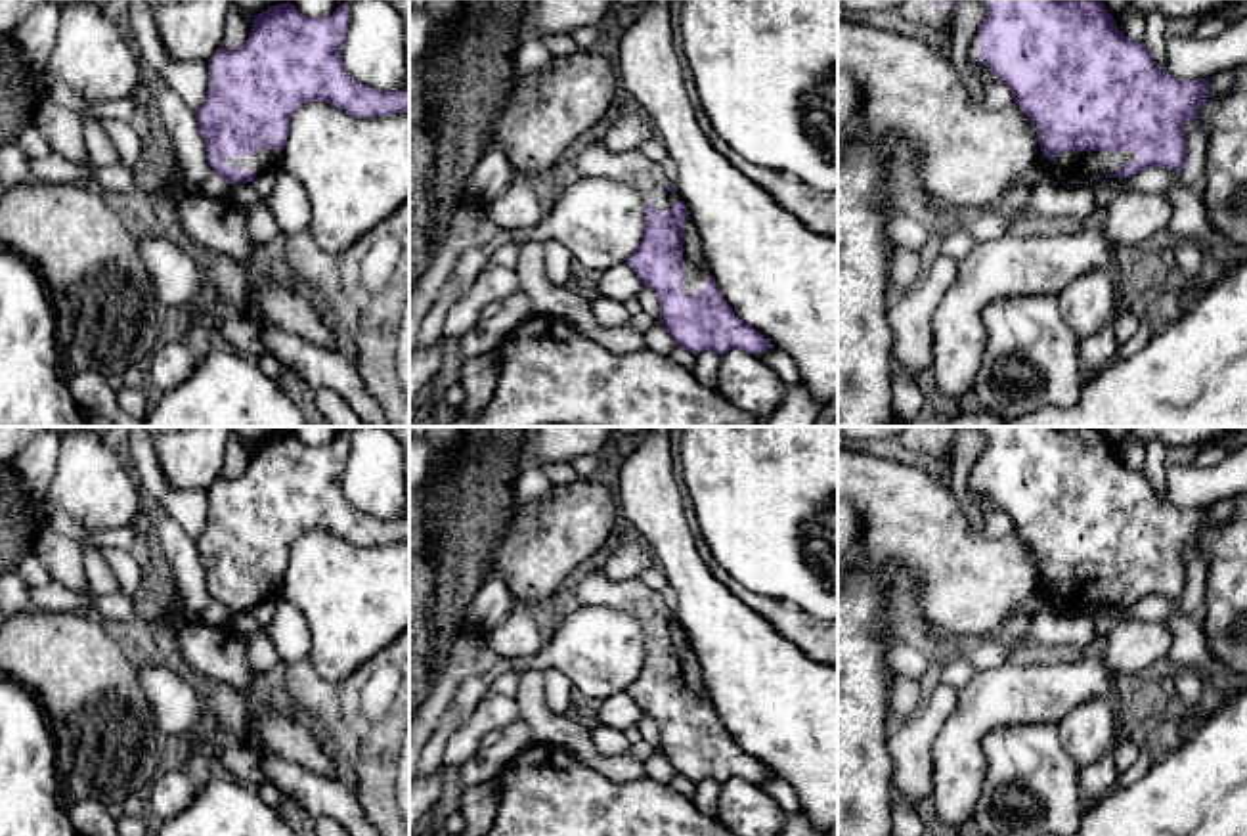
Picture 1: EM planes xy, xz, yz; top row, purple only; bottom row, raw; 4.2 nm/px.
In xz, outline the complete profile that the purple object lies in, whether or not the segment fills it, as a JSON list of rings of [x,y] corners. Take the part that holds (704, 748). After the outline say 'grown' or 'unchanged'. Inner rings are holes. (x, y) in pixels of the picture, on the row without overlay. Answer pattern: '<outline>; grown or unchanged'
[[[602,570],[576,587],[578,605],[608,606],[635,616],[646,635],[646,658],[627,694],[652,715],[660,750],[677,775],[700,782],[742,777],[761,784],[771,769],[744,752],[710,702],[694,649],[675,612],[641,580],[610,580]]]; grown

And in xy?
[[[145,427],[145,430],[170,488],[208,492],[207,532],[195,545],[208,593],[233,614],[254,610],[258,603],[279,595],[291,547],[308,530],[327,530],[360,547],[409,541],[405,518],[367,517],[346,501],[342,492],[350,451],[346,432],[325,446],[306,446],[291,430],[270,434],[254,444],[252,457],[239,476],[224,478],[220,471],[231,427]]]; grown

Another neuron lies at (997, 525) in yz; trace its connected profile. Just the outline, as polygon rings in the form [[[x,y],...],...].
[[[966,488],[966,495],[979,507],[983,515],[983,532],[993,538],[1000,539],[1014,532],[1014,524],[1010,517],[996,507],[996,503],[991,499],[991,495],[983,492],[974,492]]]

